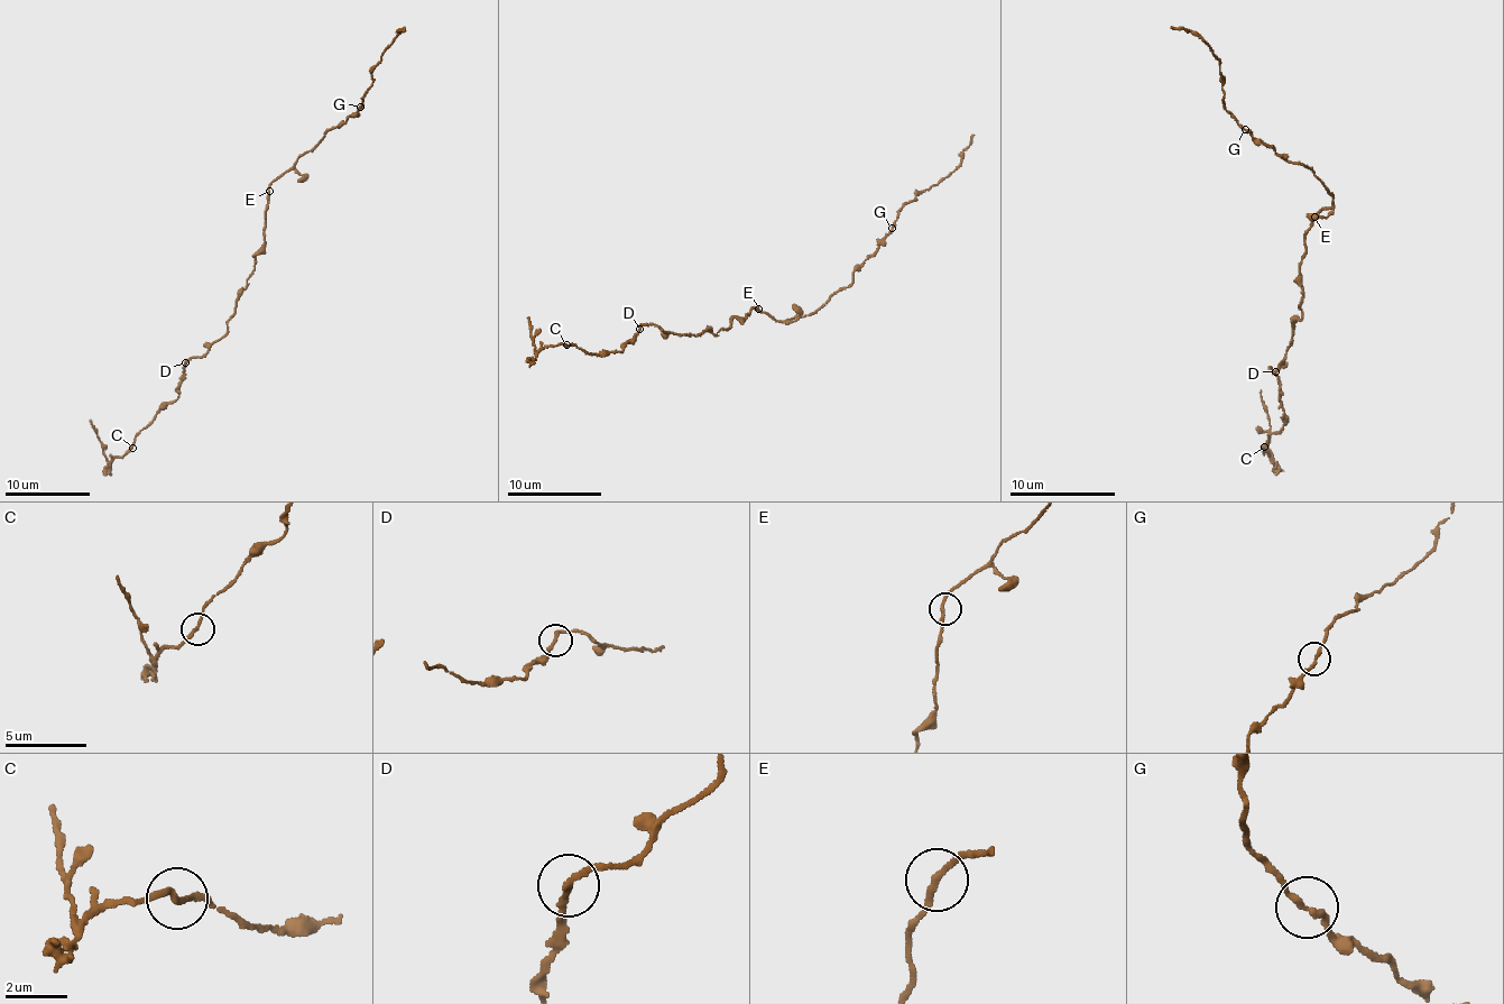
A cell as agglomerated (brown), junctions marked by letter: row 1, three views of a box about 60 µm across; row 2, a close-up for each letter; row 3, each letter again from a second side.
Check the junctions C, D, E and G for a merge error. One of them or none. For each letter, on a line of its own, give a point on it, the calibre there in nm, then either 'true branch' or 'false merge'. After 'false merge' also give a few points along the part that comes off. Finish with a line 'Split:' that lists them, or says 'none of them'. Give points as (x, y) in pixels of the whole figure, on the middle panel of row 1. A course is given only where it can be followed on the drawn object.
C: (566, 344) | 200 nm | false merge | (565, 344), (536, 350), (528, 316)
D: (639, 329) | 190 nm | true branch
E: (758, 309) | 200 nm | true branch
G: (892, 228) | 180 nm | true branch
Split: C

